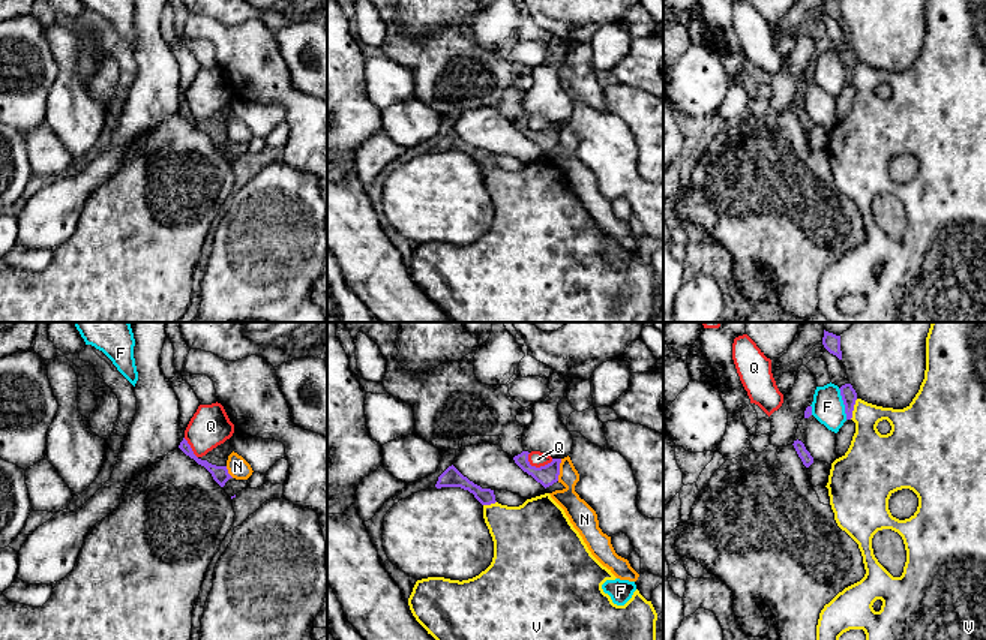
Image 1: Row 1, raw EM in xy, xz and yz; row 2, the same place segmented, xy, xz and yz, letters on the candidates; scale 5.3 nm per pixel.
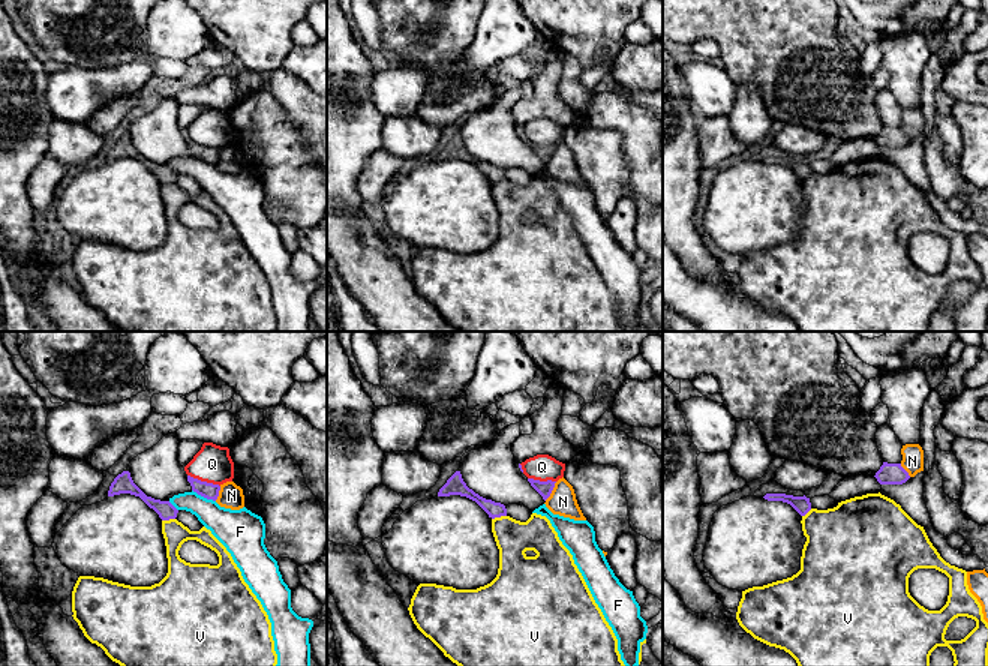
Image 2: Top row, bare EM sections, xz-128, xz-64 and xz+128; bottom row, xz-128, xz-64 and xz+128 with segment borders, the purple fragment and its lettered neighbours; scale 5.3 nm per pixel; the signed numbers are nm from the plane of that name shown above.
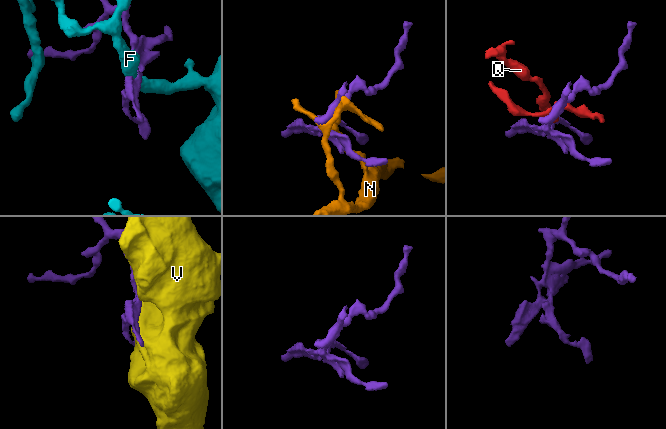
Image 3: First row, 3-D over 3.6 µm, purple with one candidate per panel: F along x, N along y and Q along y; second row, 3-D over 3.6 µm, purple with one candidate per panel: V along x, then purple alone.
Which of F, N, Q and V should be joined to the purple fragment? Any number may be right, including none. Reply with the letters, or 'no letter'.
no letter

